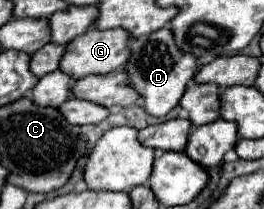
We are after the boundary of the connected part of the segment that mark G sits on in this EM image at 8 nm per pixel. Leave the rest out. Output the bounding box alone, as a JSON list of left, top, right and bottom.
[59,29,129,79]

